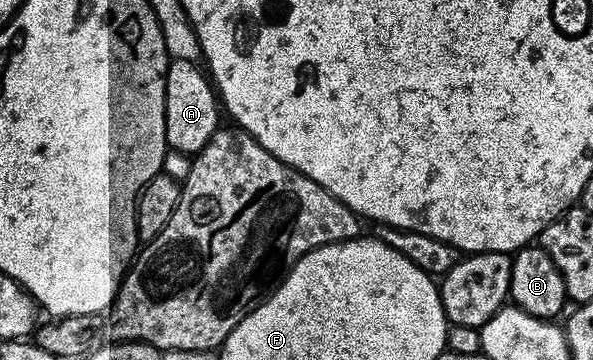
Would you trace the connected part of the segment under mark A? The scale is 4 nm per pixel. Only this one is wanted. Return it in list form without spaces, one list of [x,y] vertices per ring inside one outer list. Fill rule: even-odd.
[[[187,56],[168,61],[165,76],[165,136],[170,149],[194,156],[205,148],[205,144],[209,144],[216,130],[220,129],[221,103],[212,79],[191,62],[194,61]]]

